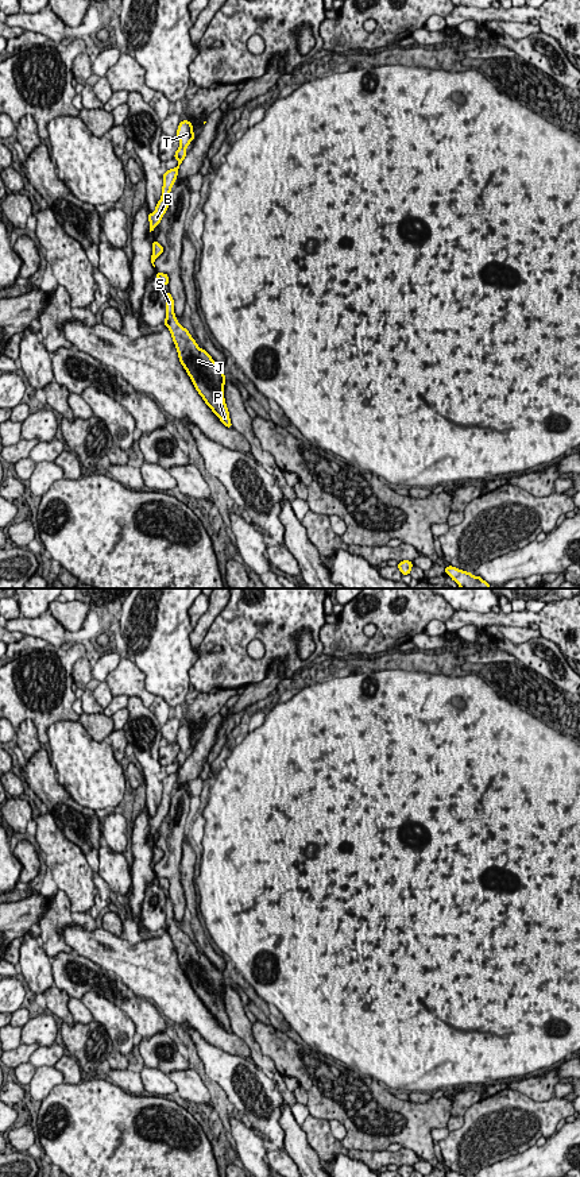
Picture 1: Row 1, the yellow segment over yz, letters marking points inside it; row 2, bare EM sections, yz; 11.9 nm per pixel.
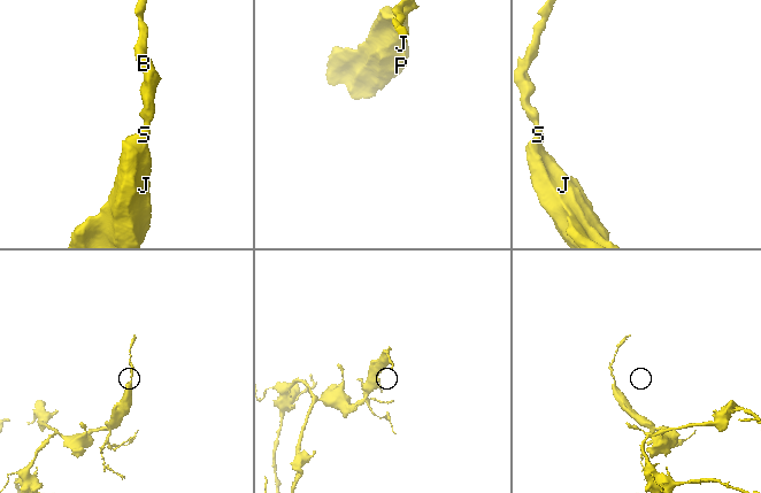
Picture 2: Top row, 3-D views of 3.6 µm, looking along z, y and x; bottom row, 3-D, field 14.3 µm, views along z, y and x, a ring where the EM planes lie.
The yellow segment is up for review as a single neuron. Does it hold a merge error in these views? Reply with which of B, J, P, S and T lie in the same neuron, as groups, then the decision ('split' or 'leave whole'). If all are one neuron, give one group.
B J P S T; leave whole

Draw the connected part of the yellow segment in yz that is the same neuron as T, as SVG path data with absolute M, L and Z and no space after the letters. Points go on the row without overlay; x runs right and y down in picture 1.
M183 725L179 726L177 742L181 748L179 753L174 759L174 763L178 764L178 771L175 773L170 773L163 779L163 792L162 792L162 802L156 809L156 813L152 818L148 819L150 825L150 837L161 827L162 821L169 813L170 807L170 795L177 784L179 769L182 768L183 763L186 761L186 752L194 744L193 730L190 726Z

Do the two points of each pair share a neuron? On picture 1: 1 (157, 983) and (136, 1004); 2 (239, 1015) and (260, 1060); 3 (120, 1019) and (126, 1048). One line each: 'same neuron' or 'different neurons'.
1: different neurons
2: same neuron
3: same neuron

